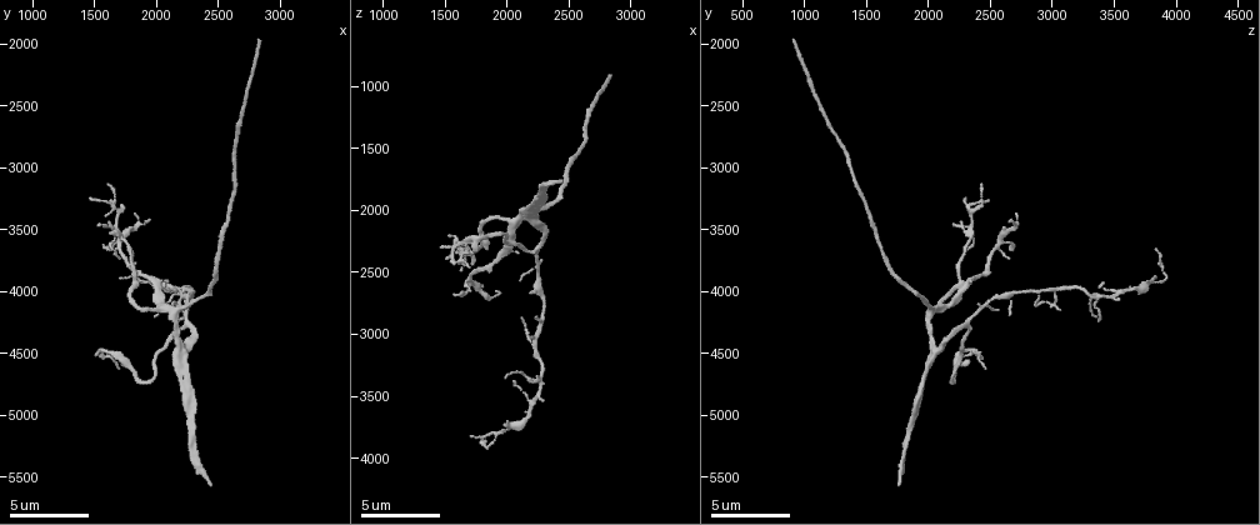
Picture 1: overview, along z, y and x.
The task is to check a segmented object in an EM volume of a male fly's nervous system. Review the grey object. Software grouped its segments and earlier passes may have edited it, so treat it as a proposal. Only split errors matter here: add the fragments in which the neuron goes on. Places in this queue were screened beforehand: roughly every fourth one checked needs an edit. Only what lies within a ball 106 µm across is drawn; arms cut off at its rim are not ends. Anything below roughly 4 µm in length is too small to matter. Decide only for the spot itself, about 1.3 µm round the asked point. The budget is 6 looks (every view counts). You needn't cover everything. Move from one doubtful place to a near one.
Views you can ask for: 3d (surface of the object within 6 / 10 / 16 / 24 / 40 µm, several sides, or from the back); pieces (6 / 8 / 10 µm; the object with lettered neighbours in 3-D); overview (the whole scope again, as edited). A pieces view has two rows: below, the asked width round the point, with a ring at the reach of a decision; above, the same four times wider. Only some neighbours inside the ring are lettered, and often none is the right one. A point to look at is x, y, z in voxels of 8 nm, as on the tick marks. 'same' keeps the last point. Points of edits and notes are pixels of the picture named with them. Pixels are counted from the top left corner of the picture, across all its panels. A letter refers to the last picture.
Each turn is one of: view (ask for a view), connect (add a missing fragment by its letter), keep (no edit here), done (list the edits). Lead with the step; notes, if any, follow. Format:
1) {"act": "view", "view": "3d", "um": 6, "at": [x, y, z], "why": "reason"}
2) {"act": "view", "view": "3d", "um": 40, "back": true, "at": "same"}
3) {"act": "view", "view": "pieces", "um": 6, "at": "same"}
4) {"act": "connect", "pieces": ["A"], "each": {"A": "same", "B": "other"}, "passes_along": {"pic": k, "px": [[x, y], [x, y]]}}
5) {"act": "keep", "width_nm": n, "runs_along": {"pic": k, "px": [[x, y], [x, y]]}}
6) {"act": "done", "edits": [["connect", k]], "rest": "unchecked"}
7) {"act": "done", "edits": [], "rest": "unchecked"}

{"act": "view", "view": "3d", "um": 6, "at": [2420, 5520, 1780], "why": "tapers out"}

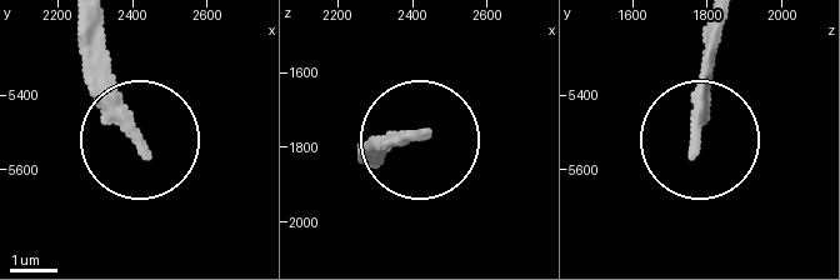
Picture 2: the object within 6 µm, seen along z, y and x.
{"act": "view", "view": "pieces", "um": 10, "at": [2430, 5550, 1770]}

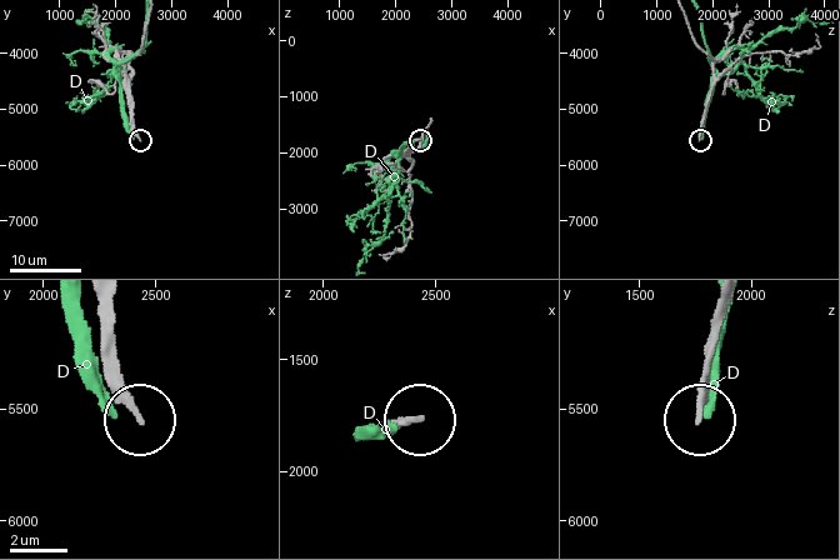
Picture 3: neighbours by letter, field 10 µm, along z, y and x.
{"act": "keep", "width_nm": 190, "each": {"D": "other"}, "runs_along": {"pic": 3, "px": [[126, 64], [128, 103], [140, 138]]}, "found": "no lettered fragment goes on from it"}

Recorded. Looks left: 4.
{"act": "view", "view": "3d", "um": 10, "at": [1660, 4620, 2440], "why": "free end"}

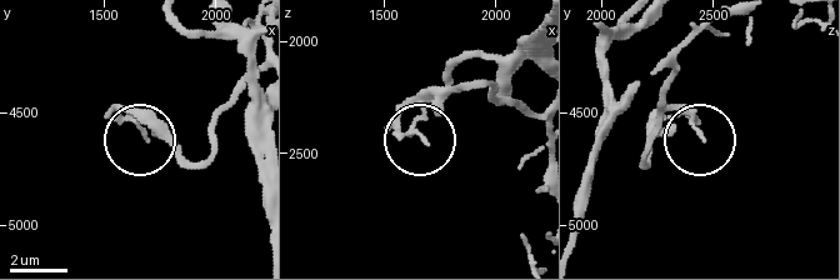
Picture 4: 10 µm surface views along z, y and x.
{"act": "view", "view": "pieces", "um": 8, "at": [1690, 4610, 2450]}

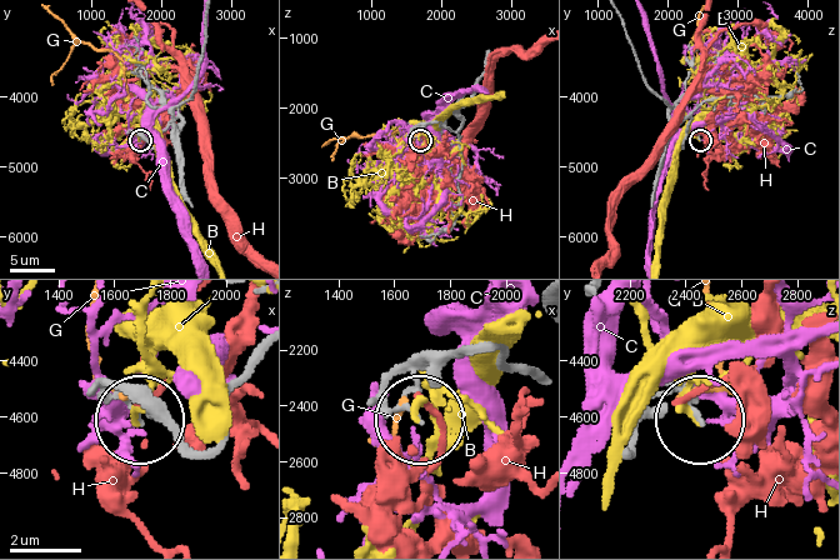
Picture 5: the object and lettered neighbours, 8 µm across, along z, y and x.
{"act": "keep", "each": {"B": "other", "C": "other", "G": "other", "H": "other"}, "runs_along": {"pic": 5, "px": [[538, 375], [469, 349], [409, 403], [413, 418]]}, "found": "none of them fits"}

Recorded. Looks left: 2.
{"act": "view", "view": "pieces", "um": 10, "at": [1820, 3400, 2700], "why": "an open end"}

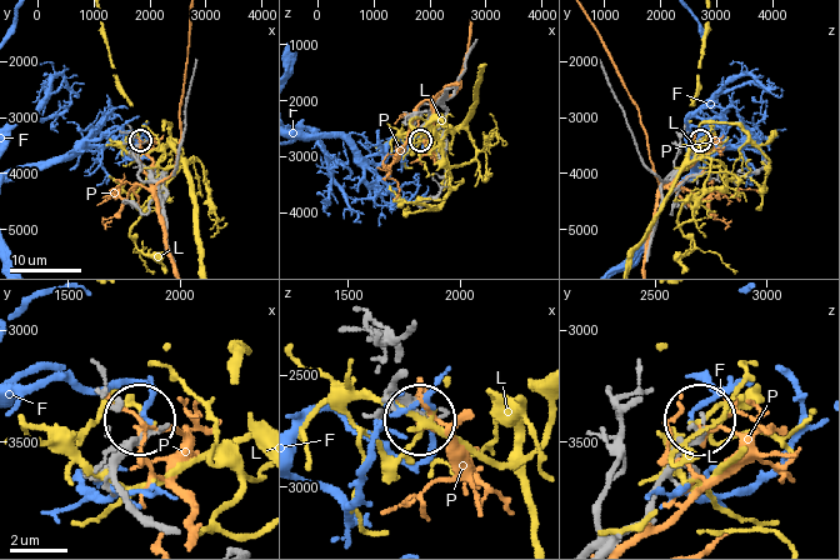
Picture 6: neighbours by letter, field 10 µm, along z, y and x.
{"act": "keep", "each": {"F": "other", "L": "other", "P": "other"}, "found": "no lettered fragment goes on from it"}

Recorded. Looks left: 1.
{"act": "done", "edits": [], "rest": "unchecked"}

